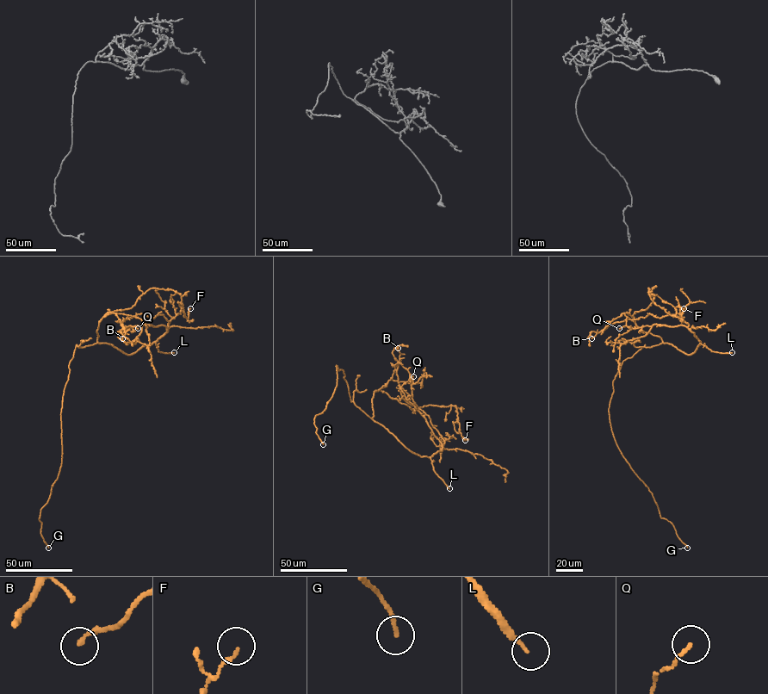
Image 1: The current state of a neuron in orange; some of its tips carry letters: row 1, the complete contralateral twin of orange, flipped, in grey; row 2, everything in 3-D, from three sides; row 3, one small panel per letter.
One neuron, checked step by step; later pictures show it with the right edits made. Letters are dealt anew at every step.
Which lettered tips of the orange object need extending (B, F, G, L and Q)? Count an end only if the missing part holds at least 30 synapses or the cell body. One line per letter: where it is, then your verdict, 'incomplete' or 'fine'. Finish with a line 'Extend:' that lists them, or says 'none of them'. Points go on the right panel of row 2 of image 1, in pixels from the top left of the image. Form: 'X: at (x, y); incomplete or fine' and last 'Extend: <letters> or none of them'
B: at (591, 338); fine
F: at (684, 308); fine
G: at (687, 548); incomplete
L: at (732, 352); incomplete
Q: at (619, 328); fine
Extend: G, L

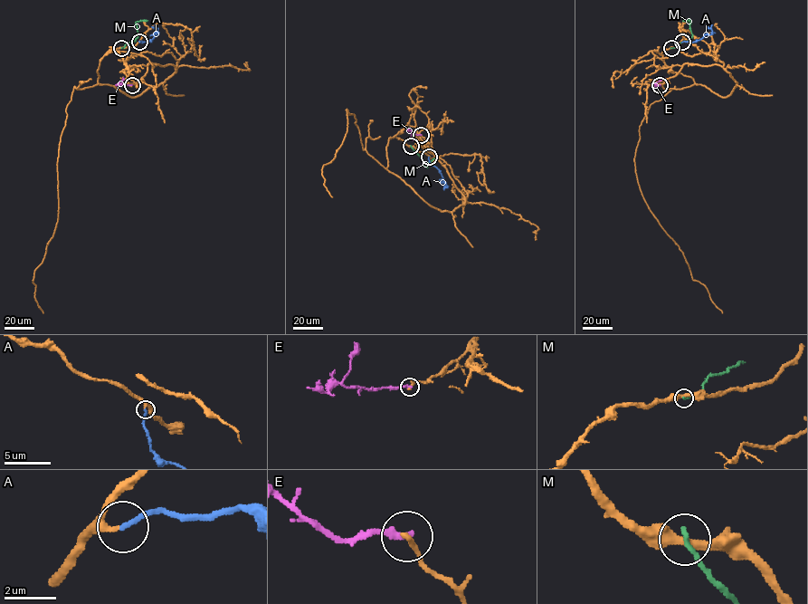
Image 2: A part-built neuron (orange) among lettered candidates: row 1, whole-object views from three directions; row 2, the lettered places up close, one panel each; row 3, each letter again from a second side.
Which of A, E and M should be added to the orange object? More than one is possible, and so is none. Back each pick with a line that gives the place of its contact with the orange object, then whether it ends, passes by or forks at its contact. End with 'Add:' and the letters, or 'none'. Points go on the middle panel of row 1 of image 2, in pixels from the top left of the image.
A: Touches orange at (429, 157). It ends there
Add: A

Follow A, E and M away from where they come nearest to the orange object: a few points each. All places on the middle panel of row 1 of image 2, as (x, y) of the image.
A: (429, 157), (430, 163), (439, 170), (447, 186), (441, 182)
E: (421, 135), (410, 129), (413, 140)
M: (411, 146), (426, 167), (426, 163), (435, 158), (433, 165)

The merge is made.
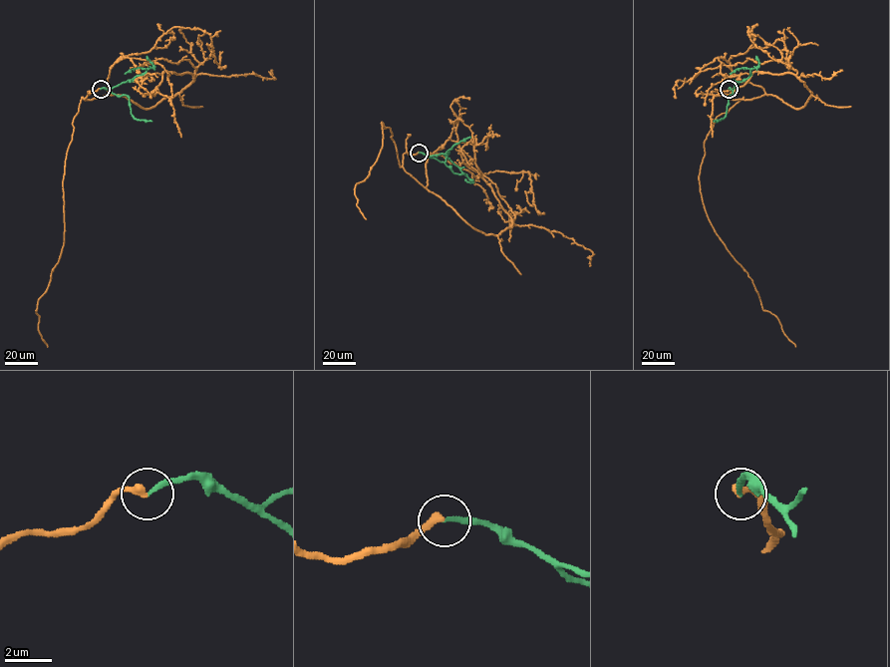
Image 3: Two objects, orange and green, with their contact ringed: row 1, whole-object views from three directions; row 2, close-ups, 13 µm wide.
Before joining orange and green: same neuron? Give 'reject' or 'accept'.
accept

